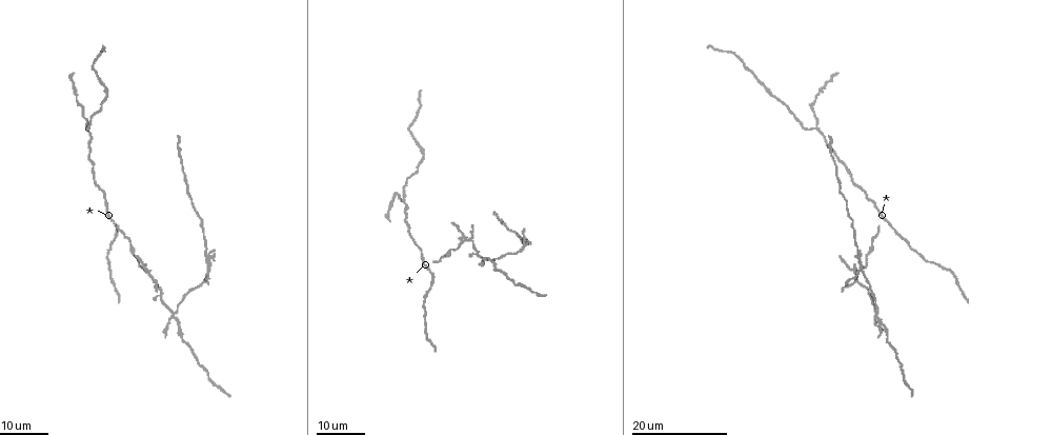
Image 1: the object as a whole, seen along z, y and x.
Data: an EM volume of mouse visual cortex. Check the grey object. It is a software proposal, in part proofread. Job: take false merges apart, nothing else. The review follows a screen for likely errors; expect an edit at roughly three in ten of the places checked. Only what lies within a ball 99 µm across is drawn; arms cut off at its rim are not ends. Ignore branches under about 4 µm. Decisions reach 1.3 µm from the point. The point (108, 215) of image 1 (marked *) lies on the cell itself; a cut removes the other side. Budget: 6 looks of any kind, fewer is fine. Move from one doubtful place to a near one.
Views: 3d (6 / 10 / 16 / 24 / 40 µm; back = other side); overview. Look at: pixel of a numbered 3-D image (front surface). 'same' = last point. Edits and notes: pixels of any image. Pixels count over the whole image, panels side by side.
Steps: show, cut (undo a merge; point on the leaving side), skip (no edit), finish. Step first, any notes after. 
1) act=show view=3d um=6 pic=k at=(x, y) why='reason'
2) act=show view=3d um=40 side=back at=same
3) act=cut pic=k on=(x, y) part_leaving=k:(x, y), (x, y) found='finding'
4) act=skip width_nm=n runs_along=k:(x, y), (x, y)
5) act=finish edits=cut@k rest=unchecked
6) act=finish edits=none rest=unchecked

act=show view=3d um=24 pic=1 at=(400, 194)

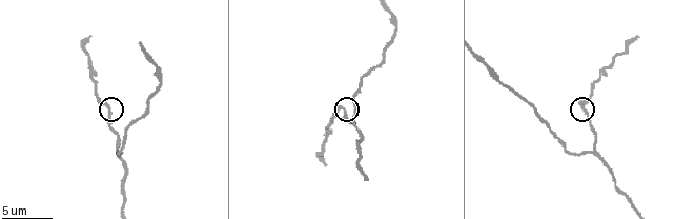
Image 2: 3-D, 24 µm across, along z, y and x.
act=show view=3d um=10 pic=2 at=(583, 110)

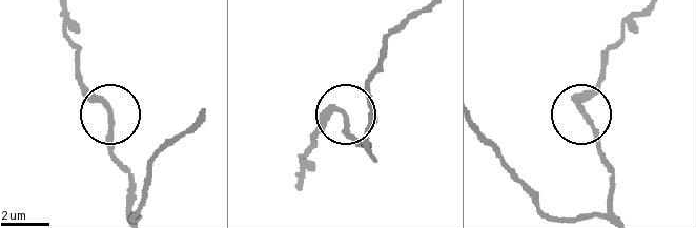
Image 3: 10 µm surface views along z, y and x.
act=skip runs_along=3:(131, 209), (131, 179), (113, 149), (109, 112), (79, 73) found='continuous, no second cell'

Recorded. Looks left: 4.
act=show view=3d um=6 pic=2 at=(353, 119) why='branch point'

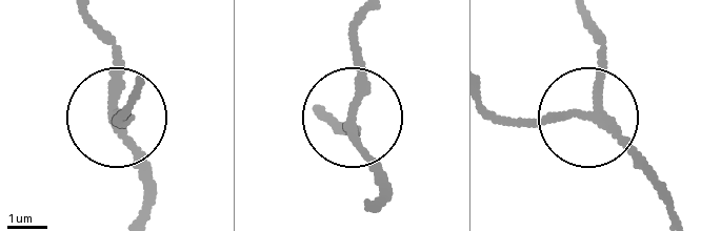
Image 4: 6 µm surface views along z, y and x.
act=show view=3d um=6 side=back pic=4 at=(351, 120) why='from behind'

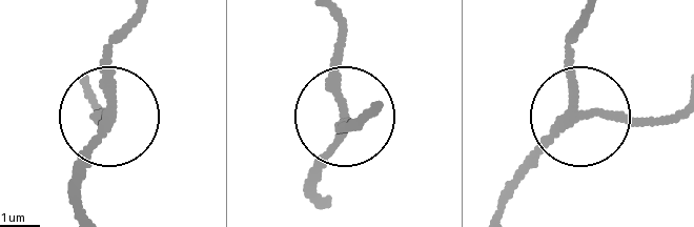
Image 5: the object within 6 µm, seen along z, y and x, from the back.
act=skip side_arm_um=16 runs_along=5:(84, 214), (77, 173), (107, 124), (107, 54), (124, 26) found='all the same cell'

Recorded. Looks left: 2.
act=show view=3d um=24 pic=1 at=(149, 276) why='two arms at a narrow angle'

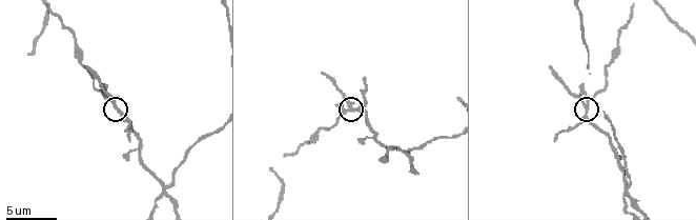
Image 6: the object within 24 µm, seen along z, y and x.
act=show view=3d um=6 pic=6 at=(350, 110)

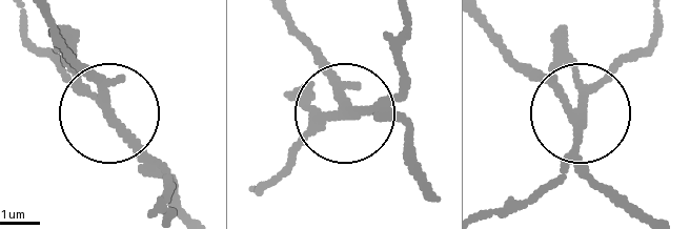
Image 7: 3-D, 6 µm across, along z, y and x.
act=cut pic=7 on=(88, 90) side_arm_um=5 arms=4 found='two cells meet here'

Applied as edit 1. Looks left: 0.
act=finish edits=cut@7 rest=unchecked

